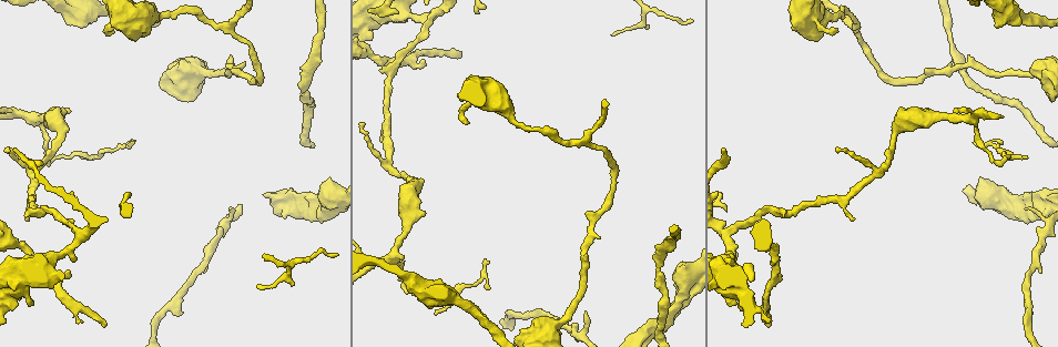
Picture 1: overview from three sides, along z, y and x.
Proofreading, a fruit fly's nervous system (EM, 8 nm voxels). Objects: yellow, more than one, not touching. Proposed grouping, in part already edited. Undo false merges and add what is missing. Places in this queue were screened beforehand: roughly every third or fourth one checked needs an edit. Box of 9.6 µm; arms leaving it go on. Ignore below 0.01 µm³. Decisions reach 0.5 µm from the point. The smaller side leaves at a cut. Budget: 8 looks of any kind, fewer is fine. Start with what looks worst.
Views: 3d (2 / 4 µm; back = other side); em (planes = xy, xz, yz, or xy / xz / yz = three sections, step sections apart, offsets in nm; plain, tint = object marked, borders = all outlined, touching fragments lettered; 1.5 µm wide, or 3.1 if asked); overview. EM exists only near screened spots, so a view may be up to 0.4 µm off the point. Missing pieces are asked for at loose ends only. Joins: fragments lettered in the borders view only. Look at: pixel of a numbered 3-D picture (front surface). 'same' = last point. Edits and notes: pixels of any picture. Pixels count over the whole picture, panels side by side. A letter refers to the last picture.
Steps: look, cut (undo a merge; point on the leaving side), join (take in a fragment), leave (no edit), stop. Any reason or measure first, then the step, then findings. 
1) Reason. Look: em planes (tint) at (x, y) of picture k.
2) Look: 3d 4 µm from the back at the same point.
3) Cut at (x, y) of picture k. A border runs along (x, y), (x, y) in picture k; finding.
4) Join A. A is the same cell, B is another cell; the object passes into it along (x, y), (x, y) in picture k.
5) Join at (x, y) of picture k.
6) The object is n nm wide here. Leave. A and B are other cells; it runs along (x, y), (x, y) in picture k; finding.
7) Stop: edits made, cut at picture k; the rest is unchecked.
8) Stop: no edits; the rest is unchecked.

Look: 3d 4 µm at (997, 197) of picture 1.

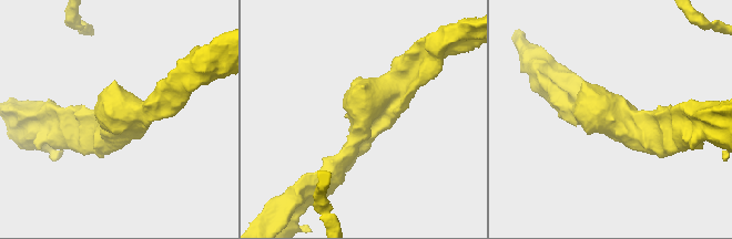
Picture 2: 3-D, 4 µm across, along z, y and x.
Look: em 3.1 µm planes (borders) at (360, 118) of picture 2.

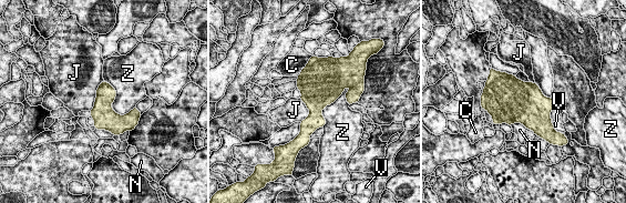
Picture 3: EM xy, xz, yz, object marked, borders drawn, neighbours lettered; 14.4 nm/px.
Leave. C, J, N, V and Z are other cells; one cell here.

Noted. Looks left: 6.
Thin end. Look: 3d 4 µm at (113, 33) of picture 1.

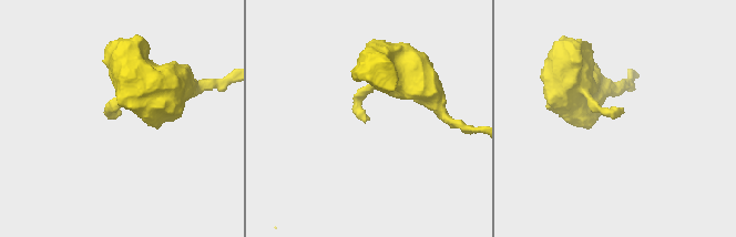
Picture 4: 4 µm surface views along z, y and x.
Look: em xy step 4 (borders) at (367, 120) of picture 4.

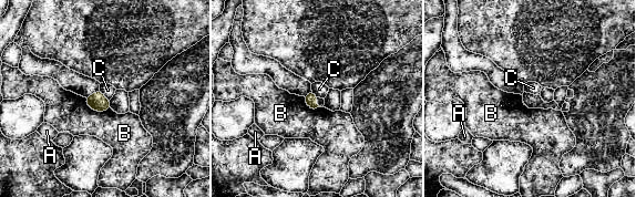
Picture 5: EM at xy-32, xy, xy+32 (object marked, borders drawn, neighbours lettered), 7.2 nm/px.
Look: em planes (borders) at the same point.

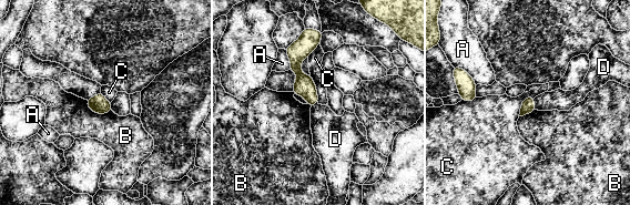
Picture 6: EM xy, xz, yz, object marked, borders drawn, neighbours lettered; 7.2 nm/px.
The longest contact is with C, 220 nm. Leave. A, B, C and D are other cells; it runs along (313, 33), (296, 53), (311, 102) in picture 6; no lettered fragment goes on from it.

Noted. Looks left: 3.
Thin neck. Look: 3d 4 µm at (302, 88) of picture 1.

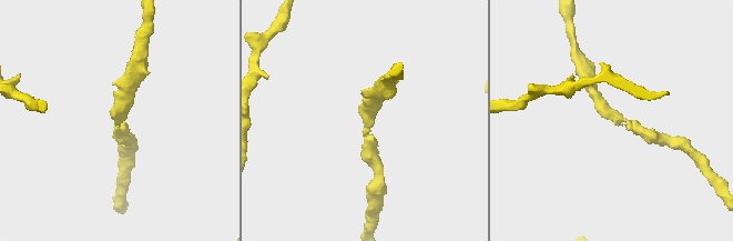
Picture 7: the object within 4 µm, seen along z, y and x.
The arms are 200, 200 nm wide. Look: em xz step 8 (borders) at (624, 121) of picture 7.

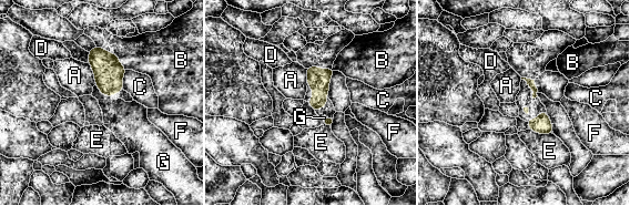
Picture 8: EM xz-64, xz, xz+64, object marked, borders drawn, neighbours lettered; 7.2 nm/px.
Leave. A, B, C, D, E, F and G are other cells; a border runs along (88, 62), (95, 83) in picture 8; one cell here.

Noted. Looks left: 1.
Stop: no edits; the rest is unchecked.

